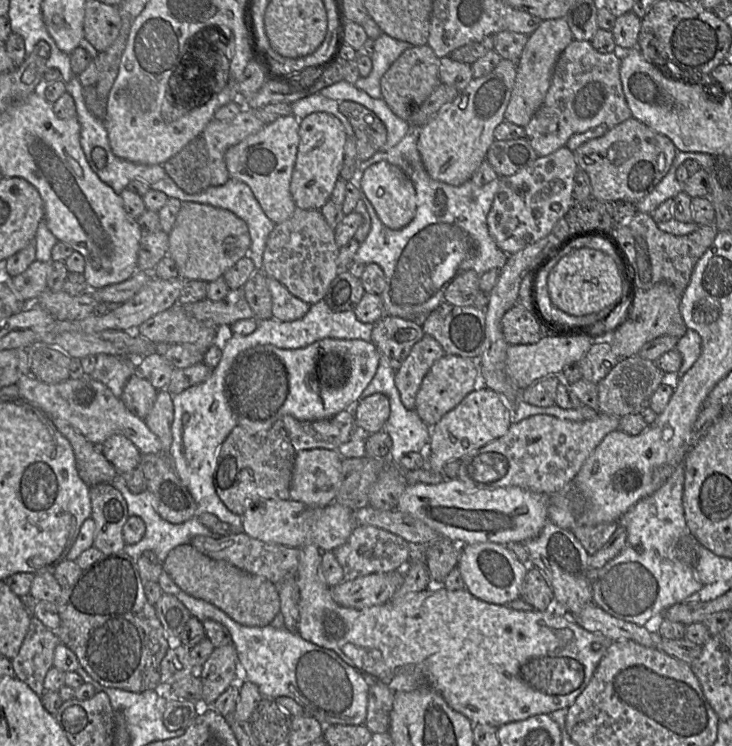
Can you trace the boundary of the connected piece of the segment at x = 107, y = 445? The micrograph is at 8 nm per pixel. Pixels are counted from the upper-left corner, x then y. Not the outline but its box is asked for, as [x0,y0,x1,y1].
[102,435,142,474]

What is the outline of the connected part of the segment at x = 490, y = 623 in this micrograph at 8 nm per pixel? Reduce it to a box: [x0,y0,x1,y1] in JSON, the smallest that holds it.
[297,544,612,728]

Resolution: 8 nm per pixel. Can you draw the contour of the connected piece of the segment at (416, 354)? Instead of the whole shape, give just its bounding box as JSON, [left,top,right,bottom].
[395,334,445,410]

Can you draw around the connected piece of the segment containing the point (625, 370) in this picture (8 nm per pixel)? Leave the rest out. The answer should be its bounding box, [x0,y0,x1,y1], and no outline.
[598,355,666,418]

